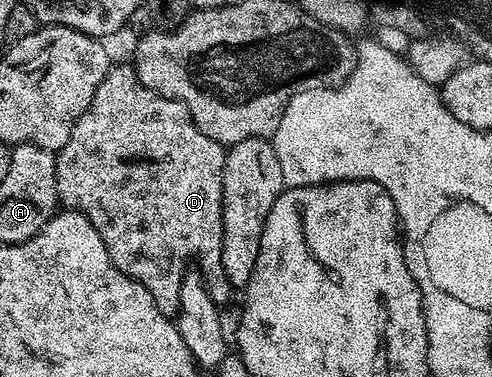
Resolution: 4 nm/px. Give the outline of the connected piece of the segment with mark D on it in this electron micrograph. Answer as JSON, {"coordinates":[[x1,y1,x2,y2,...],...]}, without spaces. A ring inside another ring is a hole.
{"coordinates":[[130,63,113,66,107,74,101,86,93,94,93,102,89,102,89,110,77,118,73,126,73,134,69,134,69,142,65,147,59,149,55,165,57,166,57,194,59,203,64,209,80,212,101,234,101,242,105,242,105,250,109,250,109,258,121,274,141,282,149,294,153,294,153,302,157,302,157,310,169,318,174,317,179,311,179,291,183,281,183,273,188,271,187,260,196,256,199,259,198,271,203,277,213,302,220,306,226,306,231,300,233,289,229,278,225,274,225,266,221,262,223,239,225,238,225,226,223,225,223,175,225,174,225,162,227,161,228,149,218,144,213,138,201,134,201,130,193,122,189,110,180,100,166,100,164,96,158,96,153,90,149,90,139,80,139,75]]}

